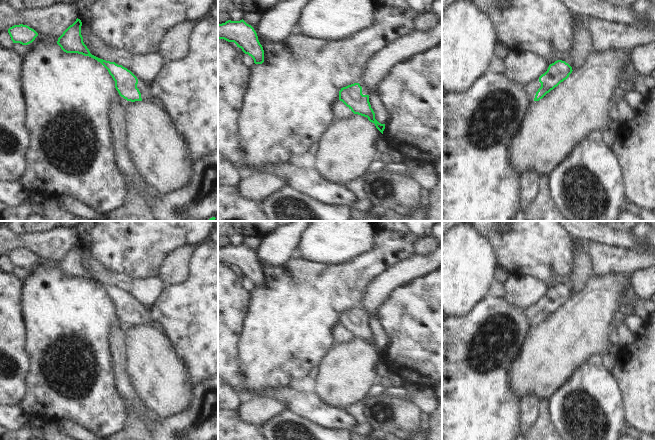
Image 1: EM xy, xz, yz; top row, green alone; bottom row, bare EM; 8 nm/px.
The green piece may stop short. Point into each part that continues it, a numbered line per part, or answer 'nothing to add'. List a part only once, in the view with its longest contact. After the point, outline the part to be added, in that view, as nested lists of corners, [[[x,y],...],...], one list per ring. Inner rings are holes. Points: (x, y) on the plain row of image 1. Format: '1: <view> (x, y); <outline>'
1: yz (531, 313); [[[538,305],[534,306],[534,307],[531,307],[527,310],[525,310],[525,313],[526,313],[526,316],[527,316],[527,319],[529,321],[529,323],[531,325],[534,325],[534,322],[535,322],[535,319],[536,319],[536,316],[538,315],[538,313],[541,311],[541,307]]]

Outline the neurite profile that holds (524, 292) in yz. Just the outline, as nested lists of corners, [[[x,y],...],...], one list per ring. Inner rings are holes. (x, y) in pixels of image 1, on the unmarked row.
[[[528,275],[510,277],[504,288],[504,300],[524,311],[538,305],[550,289],[545,282]]]

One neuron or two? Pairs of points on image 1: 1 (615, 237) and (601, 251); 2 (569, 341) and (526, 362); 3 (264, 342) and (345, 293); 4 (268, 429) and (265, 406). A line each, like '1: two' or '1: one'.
1: two
2: one
3: one
4: two

